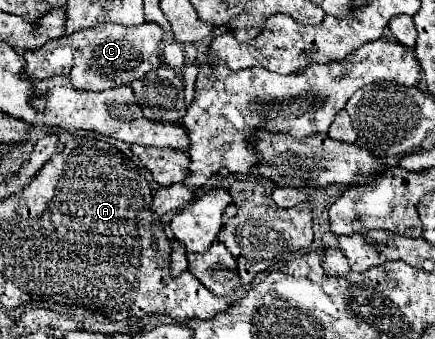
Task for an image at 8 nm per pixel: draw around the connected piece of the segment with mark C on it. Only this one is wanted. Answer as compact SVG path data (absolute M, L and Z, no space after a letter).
M100 24L92 30L80 30L70 36L48 40L36 50L26 50L24 72L32 78L50 78L66 74L80 90L102 92L106 88L130 84L140 76L162 66L162 40L164 30L158 24L142 24L138 28L126 28L120 24Z

